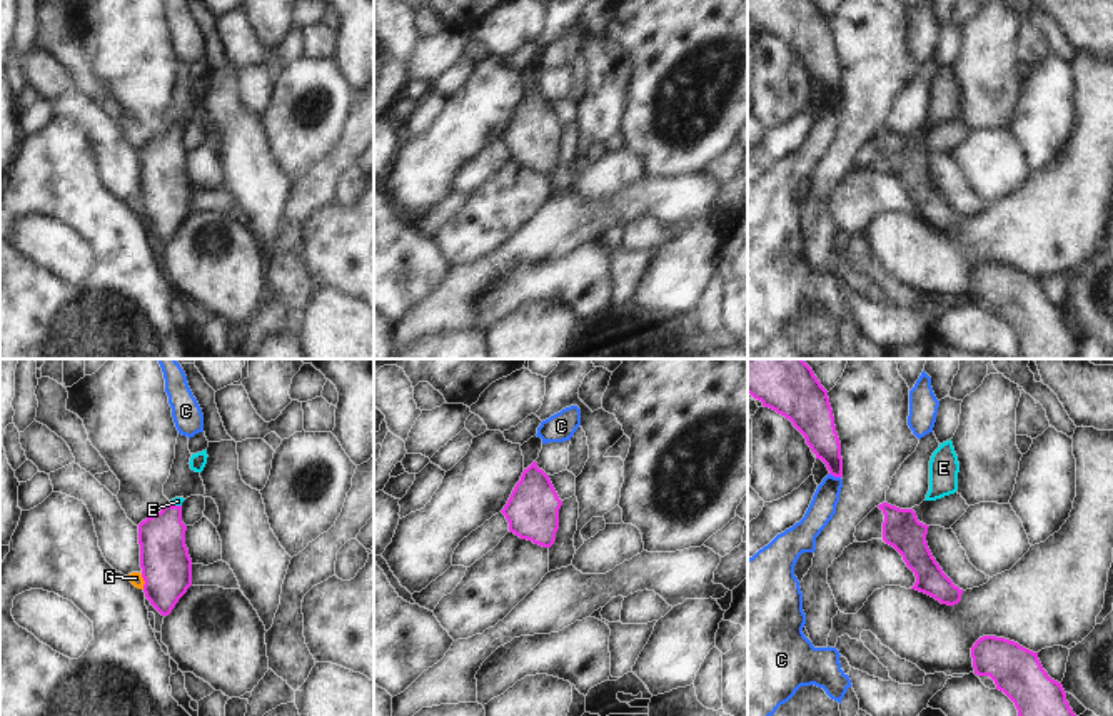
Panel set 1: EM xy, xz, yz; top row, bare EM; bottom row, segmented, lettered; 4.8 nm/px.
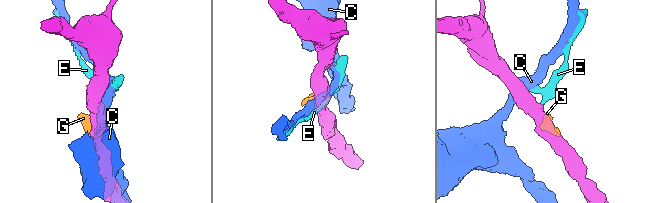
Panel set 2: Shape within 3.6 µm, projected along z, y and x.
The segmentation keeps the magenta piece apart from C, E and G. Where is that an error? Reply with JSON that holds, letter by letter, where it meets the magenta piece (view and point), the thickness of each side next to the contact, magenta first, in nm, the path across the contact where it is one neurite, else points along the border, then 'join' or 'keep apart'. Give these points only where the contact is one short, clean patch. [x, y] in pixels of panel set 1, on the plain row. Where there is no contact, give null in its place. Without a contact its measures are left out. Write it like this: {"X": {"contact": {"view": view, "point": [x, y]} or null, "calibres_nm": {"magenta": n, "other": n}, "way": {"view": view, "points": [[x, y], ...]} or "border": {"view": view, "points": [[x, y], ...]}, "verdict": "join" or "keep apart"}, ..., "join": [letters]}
{"C": {"contact": {"view": "yz", "point": [835, 102]}, "calibres_nm": {"magenta": 160, "other": 130}, "border": {"view": "yz", "points": [[830, 99], [840, 104]]}, "verdict": "keep apart"}, "E": {"contact": {"view": "xy", "point": [176, 132]}, "calibres_nm": {"magenta": 240, "other": 50}, "way": {"view": "xy", "points": [[164, 182], [164, 157], [176, 132], [177, 127]]}, "verdict": "join"}, "G": {"contact": {"view": "xy", "point": [144, 206]}, "calibres_nm": {"magenta": 240, "other": 60}, "border": {"view": "xy", "points": [[141, 201], [144, 214]]}, "verdict": "keep apart"}, "join": ["E"]}

